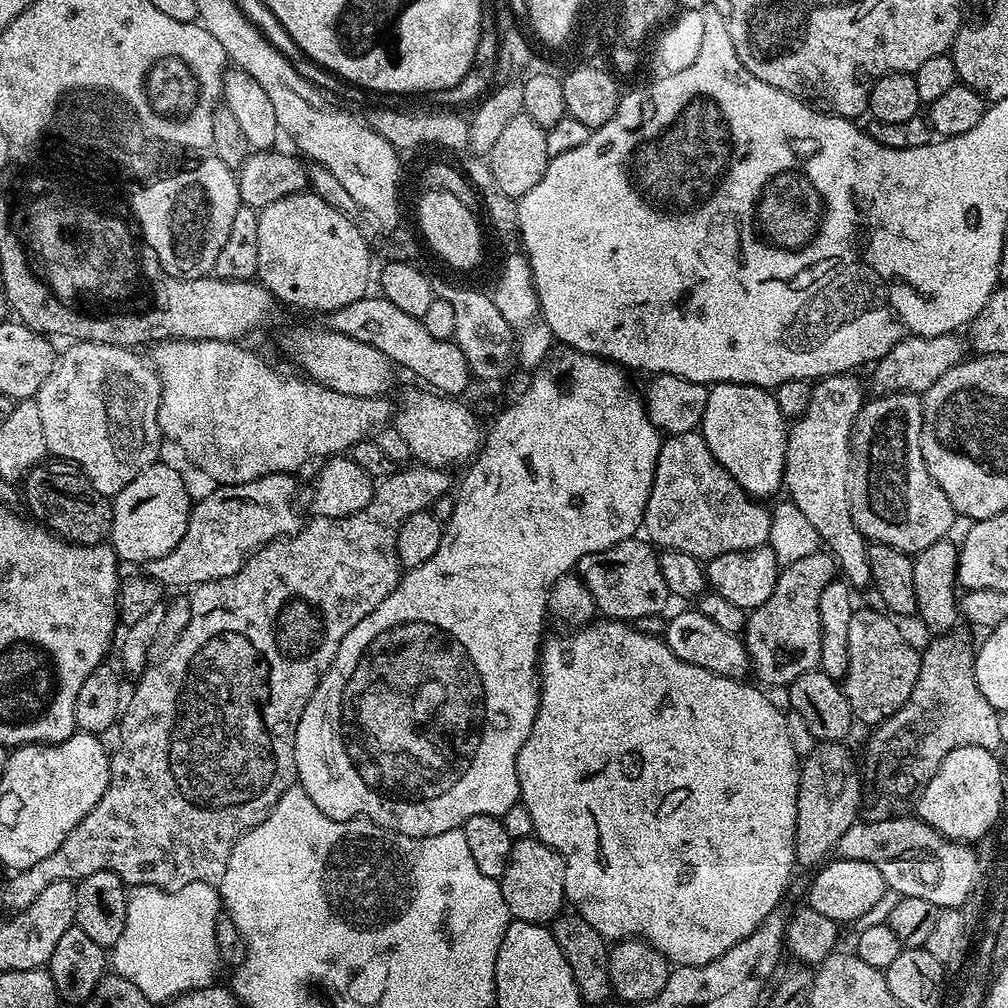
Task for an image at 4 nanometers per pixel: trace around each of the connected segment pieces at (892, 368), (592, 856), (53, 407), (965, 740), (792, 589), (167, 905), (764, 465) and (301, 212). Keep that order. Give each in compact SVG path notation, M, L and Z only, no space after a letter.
M963 335L947 336L911 336L894 347L878 361L871 365L873 393L914 392L923 394L927 388L934 386L946 370L960 363L966 356L966 340Z
M607 618L597 619L587 626L577 627L570 632L570 636L549 635L543 641L540 654L540 705L538 714L534 718L534 726L518 754L518 782L520 783L519 803L530 810L530 822L536 839L542 841L546 846L550 846L564 860L566 866L566 886L564 895L567 903L574 907L575 915L586 918L598 934L602 934L609 942L617 940L646 940L653 944L660 953L676 966L702 966L718 959L726 950L733 948L738 942L742 942L751 932L770 914L770 910L781 907L784 891L788 888L788 879L792 876L792 868L796 864L796 847L794 846L794 834L796 833L796 795L800 789L800 769L801 761L798 759L794 746L790 746L790 730L788 729L788 717L782 711L772 705L772 700L768 696L763 696L759 692L761 689L755 683L748 684L744 680L731 680L728 676L719 676L710 670L706 670L697 664L686 662L670 650L670 646L664 643L659 636L642 634L631 623L622 620L609 620Z
M81 340L69 343L67 347L68 349L65 352L63 349L59 353L50 378L46 378L46 382L42 382L42 386L36 391L34 397L38 406L38 414L42 417L42 434L46 434L46 446L53 457L56 455L56 458L75 466L79 471L83 472L84 477L94 486L94 490L98 490L98 494L114 498L122 489L130 486L130 482L134 482L134 478L138 478L138 474L142 474L142 470L146 470L151 464L157 463L161 459L160 444L162 445L162 437L158 426L160 379L151 363L145 357L143 360L139 356L141 354L139 351L110 346L109 344L99 344L98 342L82 342Z
M960 630L945 632L944 635L937 635L935 638L932 638L932 641L928 644L928 649L923 649L920 657L918 682L914 686L910 698L890 718L886 718L871 729L872 737L869 738L868 749L864 752L864 764L862 760L862 772L865 772L865 776L862 776L862 803L860 806L860 816L865 820L893 820L895 816L911 813L916 807L917 800L920 799L922 790L926 790L930 778L934 778L938 766L942 766L942 758L946 758L946 754L950 754L950 750L961 748L962 746L970 746L971 744L989 750L996 750L1001 747L1000 739L1002 738L1002 733L998 731L999 717L1000 713L996 711L994 706L990 706L990 702L986 702L986 698L982 698L982 690L978 690L976 669L974 667L974 644L971 644L971 642L960 633Z
M819 550L808 554L788 567L781 567L770 598L747 613L742 639L748 651L751 671L754 676L756 672L755 679L761 685L790 685L799 675L819 665L818 598L822 598L822 590L826 590L828 583L837 576L838 565L831 552Z
M190 882L190 886L176 888L167 892L154 886L137 884L128 888L126 902L126 928L122 930L122 938L110 949L110 964L115 975L126 978L150 998L153 1005L160 1006L165 1002L193 992L199 988L211 988L216 971L222 968L216 923L222 914L222 901L217 885L206 882Z
M738 382L711 385L706 398L706 410L700 419L699 431L706 446L710 446L710 454L714 454L714 458L728 471L730 478L734 478L734 482L738 482L738 486L742 486L742 490L749 496L765 498L764 496L772 496L776 491L781 491L784 483L788 428L784 416L778 410L775 395L769 389Z
M311 190L283 196L278 198L278 202L270 202L270 206L259 209L256 276L281 305L293 304L308 312L327 314L342 306L350 306L350 302L358 302L370 292L368 279L374 276L372 252L373 249L359 233L358 225Z

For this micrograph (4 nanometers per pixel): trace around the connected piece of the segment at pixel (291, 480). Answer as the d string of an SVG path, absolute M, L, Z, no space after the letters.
M275 472L260 480L213 487L213 492L193 503L182 542L170 554L148 561L145 575L166 588L193 588L237 573L259 548L300 531L302 519L296 509L296 478L286 472Z

